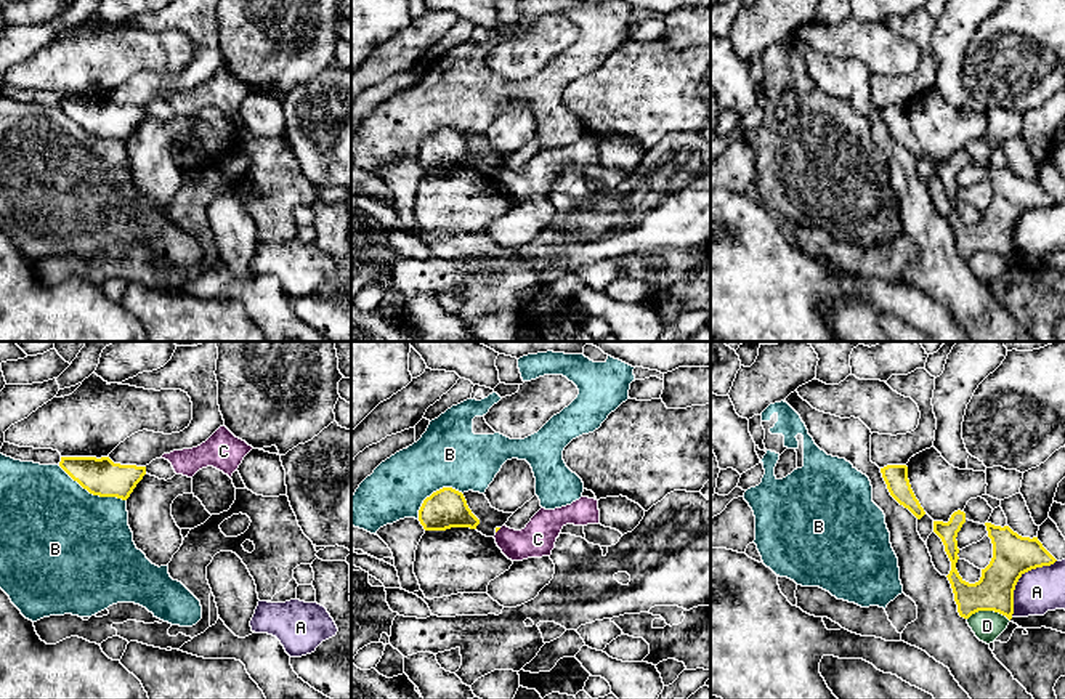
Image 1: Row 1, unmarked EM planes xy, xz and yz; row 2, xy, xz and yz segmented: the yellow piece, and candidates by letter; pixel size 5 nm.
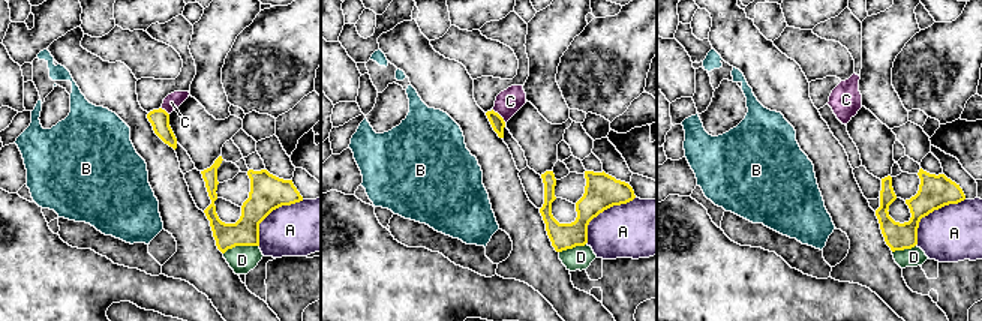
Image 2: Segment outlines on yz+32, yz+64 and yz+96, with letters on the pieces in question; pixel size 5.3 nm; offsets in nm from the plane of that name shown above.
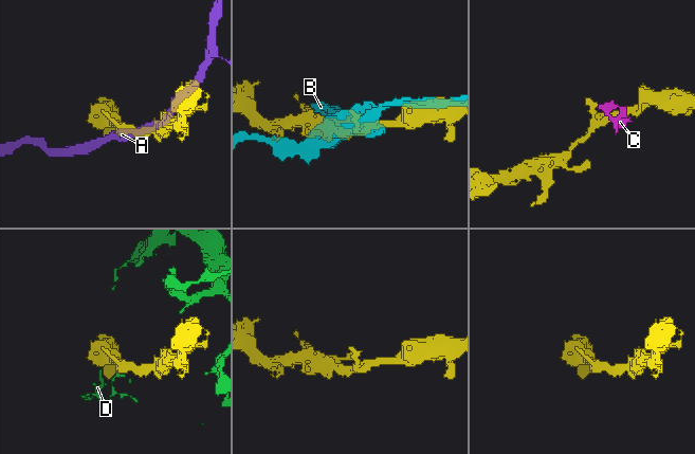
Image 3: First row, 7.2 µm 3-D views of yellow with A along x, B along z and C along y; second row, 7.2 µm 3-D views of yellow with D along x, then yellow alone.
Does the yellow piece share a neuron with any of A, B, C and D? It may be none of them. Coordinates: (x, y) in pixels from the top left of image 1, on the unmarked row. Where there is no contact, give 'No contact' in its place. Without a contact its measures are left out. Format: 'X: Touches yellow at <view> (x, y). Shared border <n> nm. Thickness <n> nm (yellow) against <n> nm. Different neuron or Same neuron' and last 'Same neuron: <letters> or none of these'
A: Touches yellow at yz (1019, 218). Shared border 360 nm. Thickness 200 nm (yellow) against 220 nm. Different neuron
B: Touches yellow at xy (92, 133). Shared border 380 nm. Thickness 190 nm (yellow) against 480 nm. Different neuron
C: Touches yellow at xz (498, 170). Shared border 40 nm. Thickness 20 nm (yellow) against 180 nm. Different neuron
D: Touches yellow at yz (988, 250). Shared border 220 nm. Thickness 190 nm (yellow) against 150 nm. Different neuron
Same neuron: none of these

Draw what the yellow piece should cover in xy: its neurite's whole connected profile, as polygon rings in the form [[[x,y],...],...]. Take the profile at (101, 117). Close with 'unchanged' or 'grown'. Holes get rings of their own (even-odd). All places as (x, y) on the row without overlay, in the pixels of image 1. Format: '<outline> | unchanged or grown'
[[[61,98],[59,107],[90,135],[122,141],[146,115],[146,107],[114,104],[109,98]]] | unchanged

